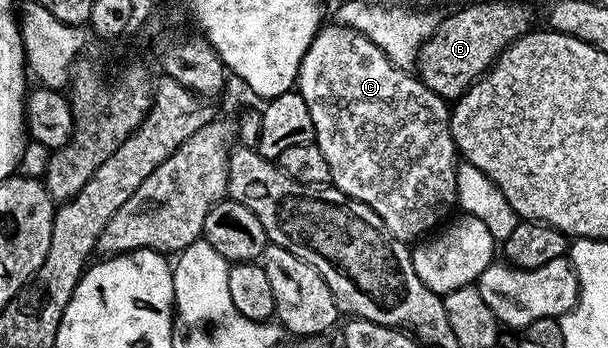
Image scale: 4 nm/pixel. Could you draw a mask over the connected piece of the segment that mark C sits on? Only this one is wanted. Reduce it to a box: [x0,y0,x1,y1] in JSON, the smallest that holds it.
[298,23,458,242]

